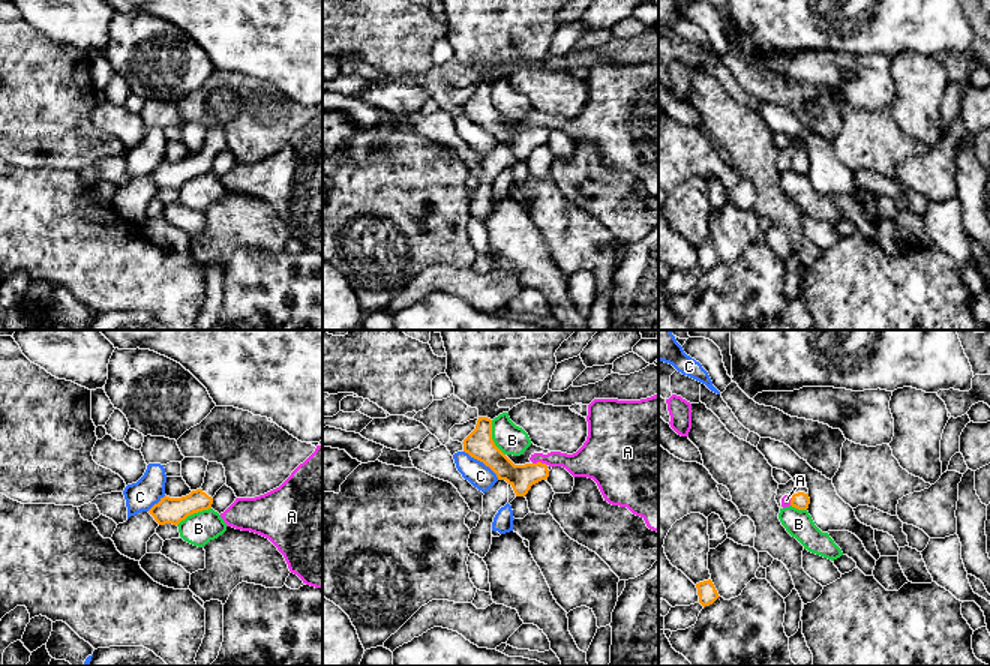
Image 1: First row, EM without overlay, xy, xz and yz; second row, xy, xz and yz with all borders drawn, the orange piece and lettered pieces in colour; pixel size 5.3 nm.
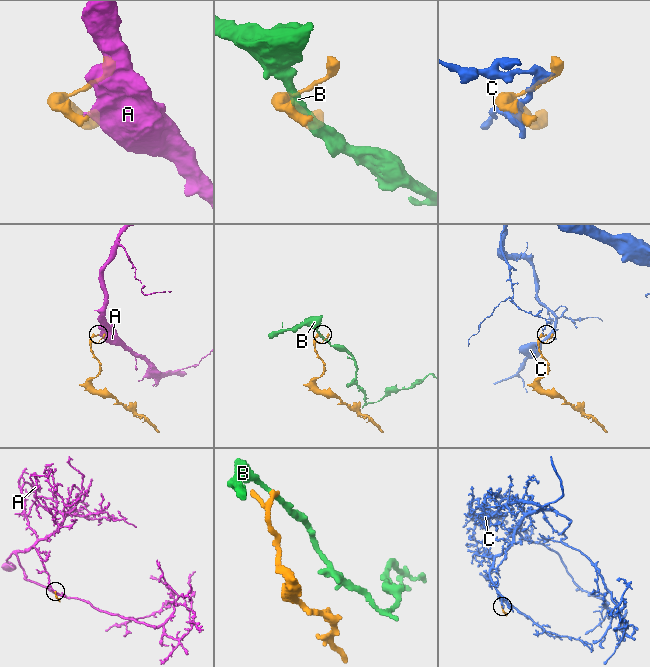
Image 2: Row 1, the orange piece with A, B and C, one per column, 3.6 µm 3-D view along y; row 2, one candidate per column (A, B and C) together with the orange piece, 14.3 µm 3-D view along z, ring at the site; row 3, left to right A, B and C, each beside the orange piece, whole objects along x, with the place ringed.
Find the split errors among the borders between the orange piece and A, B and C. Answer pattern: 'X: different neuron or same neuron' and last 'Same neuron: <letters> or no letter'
A: different neuron
B: different neuron
C: different neuron
Same neuron: no letter

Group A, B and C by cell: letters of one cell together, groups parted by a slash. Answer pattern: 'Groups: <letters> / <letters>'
Groups: A / B / C

